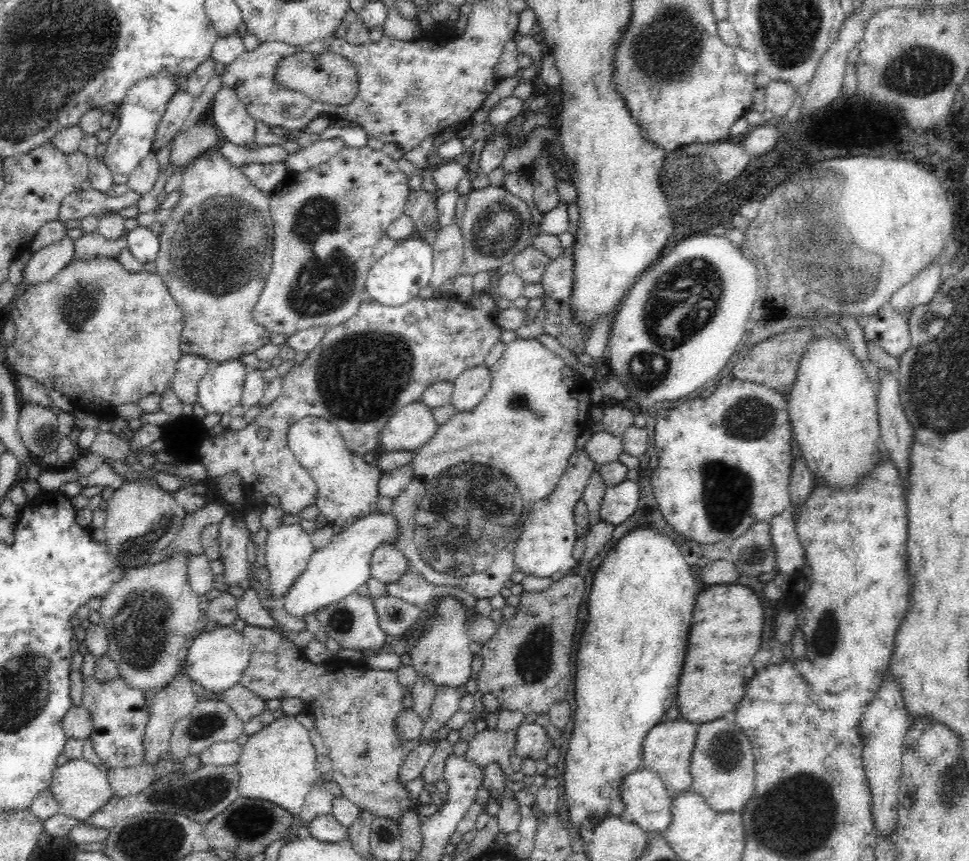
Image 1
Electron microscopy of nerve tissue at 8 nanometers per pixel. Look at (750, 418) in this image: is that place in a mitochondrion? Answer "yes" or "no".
yes

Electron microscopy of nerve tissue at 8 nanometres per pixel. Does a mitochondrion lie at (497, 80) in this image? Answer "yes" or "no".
no

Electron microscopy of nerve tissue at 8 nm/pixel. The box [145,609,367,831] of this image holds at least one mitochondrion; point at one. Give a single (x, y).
(202, 726)

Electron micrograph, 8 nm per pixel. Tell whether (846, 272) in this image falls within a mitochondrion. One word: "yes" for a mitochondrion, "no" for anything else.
yes

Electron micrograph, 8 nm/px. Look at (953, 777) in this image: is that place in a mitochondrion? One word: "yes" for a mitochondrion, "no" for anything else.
no

